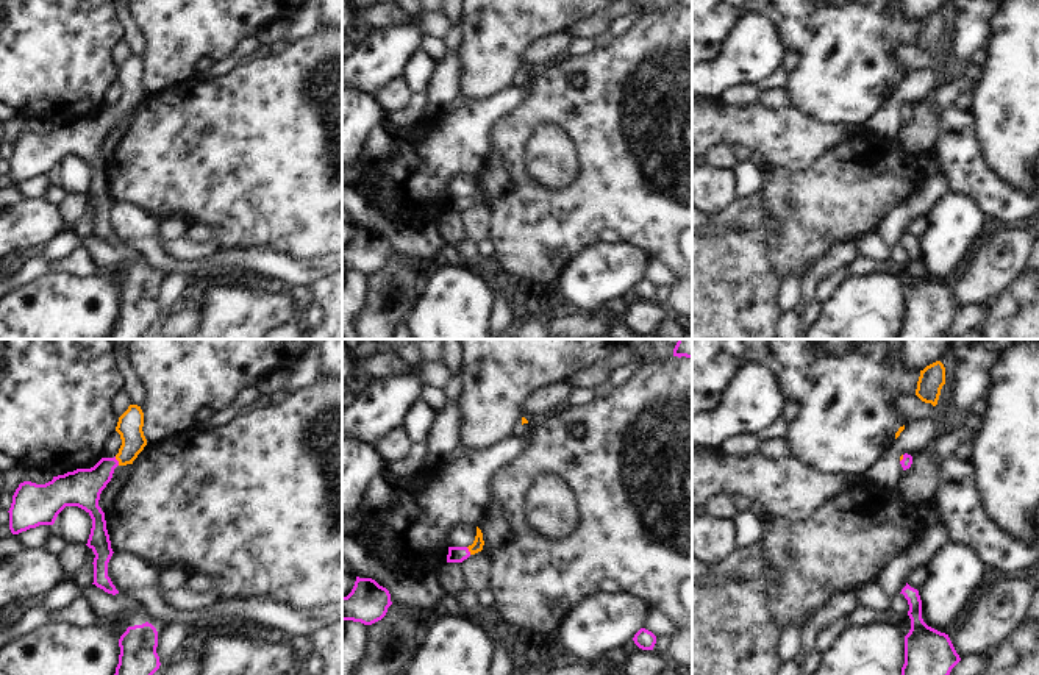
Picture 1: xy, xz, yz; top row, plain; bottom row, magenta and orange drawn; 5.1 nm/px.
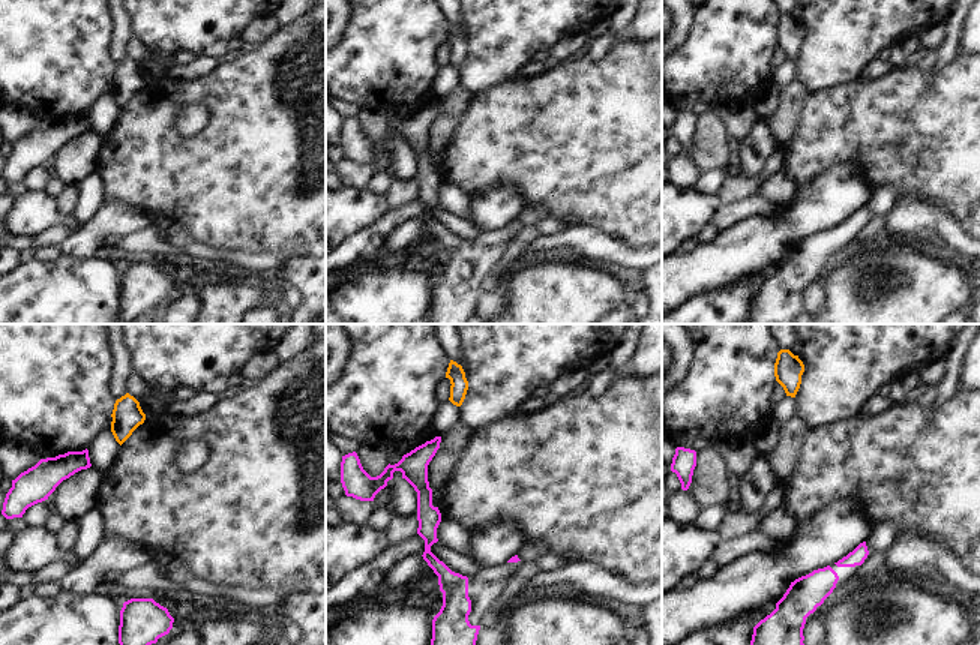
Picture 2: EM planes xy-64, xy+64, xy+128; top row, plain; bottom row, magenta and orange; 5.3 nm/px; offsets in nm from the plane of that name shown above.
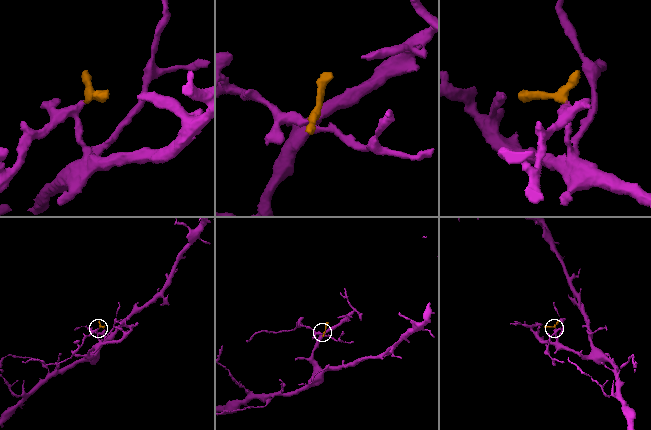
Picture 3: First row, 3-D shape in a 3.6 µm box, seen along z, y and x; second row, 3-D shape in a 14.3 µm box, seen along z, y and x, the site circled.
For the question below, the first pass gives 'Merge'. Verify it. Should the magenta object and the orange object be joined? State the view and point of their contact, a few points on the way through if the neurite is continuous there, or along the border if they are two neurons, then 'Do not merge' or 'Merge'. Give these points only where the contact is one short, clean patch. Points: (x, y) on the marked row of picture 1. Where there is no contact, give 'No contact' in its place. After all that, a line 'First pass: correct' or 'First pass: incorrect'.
Touches magenta at xy (117, 461). Path across: xy (82, 488), (117, 461), (130, 449), (130, 424). Merge
First pass: correct

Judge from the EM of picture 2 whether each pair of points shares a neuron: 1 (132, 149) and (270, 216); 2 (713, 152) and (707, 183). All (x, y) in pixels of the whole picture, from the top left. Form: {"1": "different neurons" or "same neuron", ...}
{"1": "same neuron", "2": "different neurons"}

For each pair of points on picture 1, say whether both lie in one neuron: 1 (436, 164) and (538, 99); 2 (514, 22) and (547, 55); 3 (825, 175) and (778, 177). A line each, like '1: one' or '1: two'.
1: two
2: two
3: one

